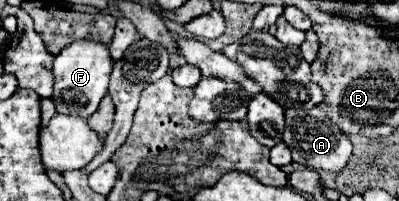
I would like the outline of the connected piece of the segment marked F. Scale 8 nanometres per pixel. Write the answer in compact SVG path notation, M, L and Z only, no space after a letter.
M76 39L68 47L60 51L54 59L54 77L56 77L56 87L54 87L54 101L58 113L70 113L78 117L90 117L96 109L102 97L108 93L108 81L112 73L112 57L108 51L108 43L102 41L92 41L92 39Z

